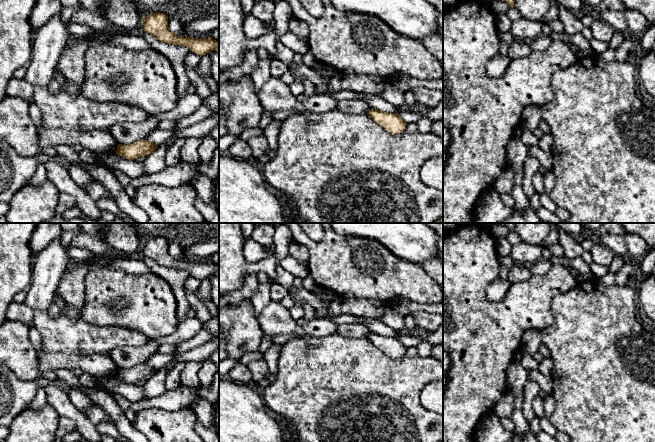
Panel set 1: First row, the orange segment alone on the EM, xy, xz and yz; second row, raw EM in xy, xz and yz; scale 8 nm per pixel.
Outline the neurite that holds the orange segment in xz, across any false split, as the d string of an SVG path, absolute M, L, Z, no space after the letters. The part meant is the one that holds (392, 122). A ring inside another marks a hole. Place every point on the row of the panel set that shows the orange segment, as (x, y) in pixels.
M371 109L366 113L375 123L392 134L400 134L405 131L406 123L398 113L388 113Z

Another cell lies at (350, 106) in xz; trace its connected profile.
M344 99L338 102L337 109L343 113L359 115L367 113L372 108L360 99Z

